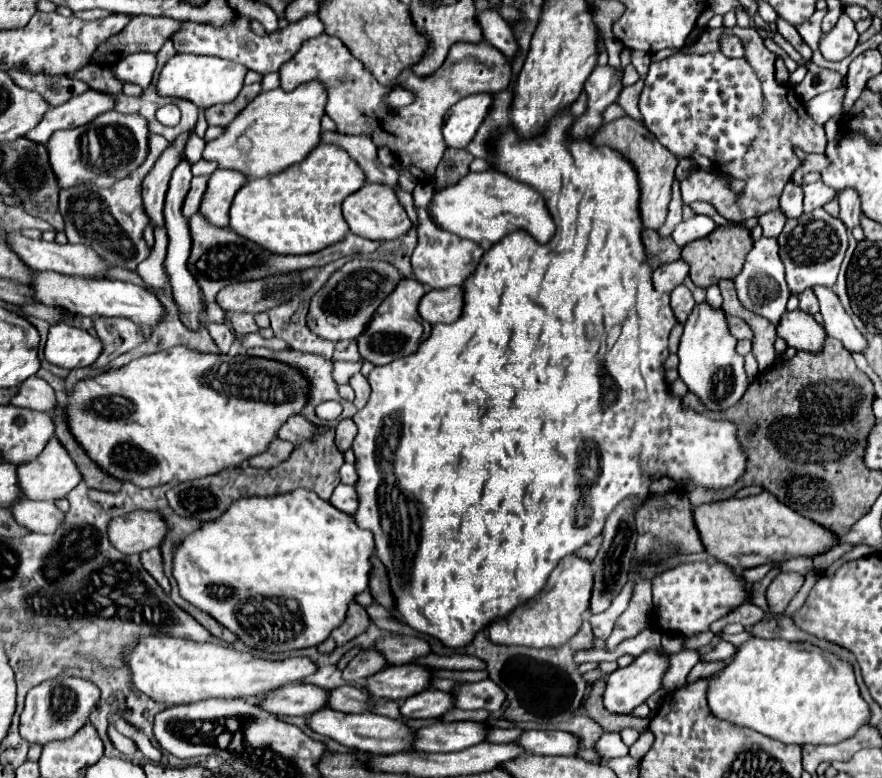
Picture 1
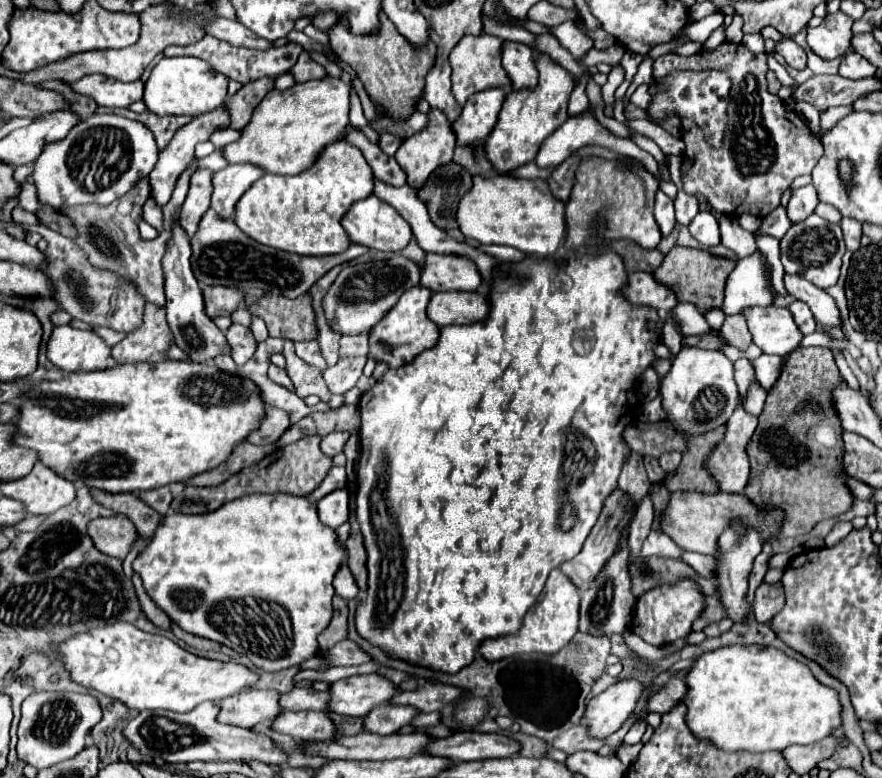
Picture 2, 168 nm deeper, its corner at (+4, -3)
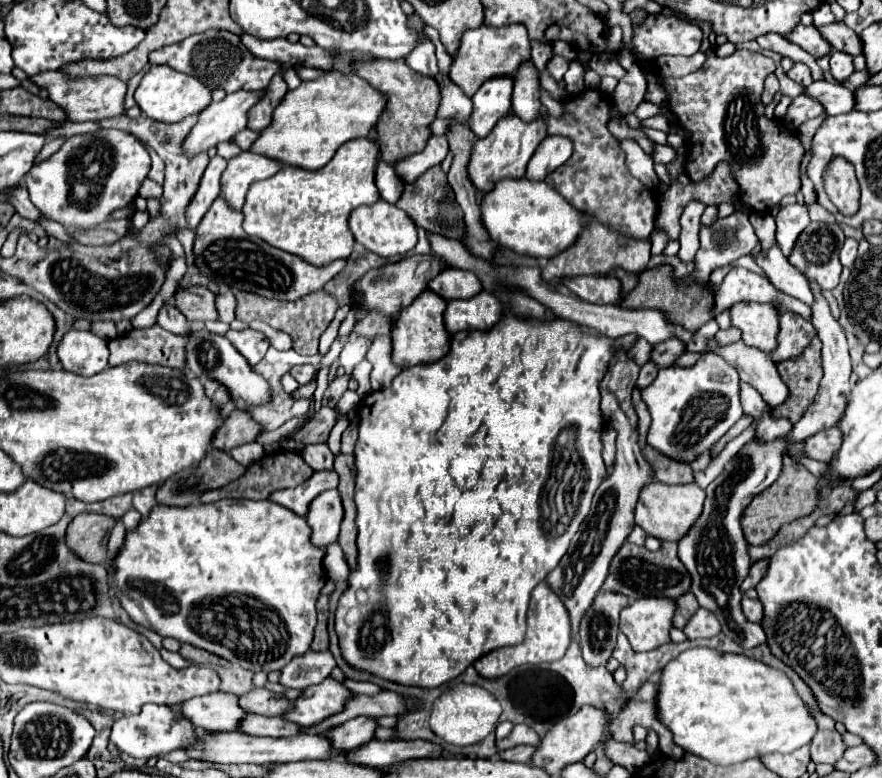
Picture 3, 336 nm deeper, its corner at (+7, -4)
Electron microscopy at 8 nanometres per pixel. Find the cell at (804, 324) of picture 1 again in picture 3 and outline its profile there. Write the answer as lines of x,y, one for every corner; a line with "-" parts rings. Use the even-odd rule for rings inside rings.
737,302
729,308
731,324
741,330
741,340
747,346
755,346
763,352
771,352
777,346
779,314
771,304

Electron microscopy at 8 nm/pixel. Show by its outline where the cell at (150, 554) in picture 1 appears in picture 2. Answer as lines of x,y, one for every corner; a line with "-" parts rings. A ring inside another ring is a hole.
134,573
132,575
132,581
134,581
134,587
136,587
136,593
138,593
138,597
140,597
140,603
142,603
142,609
146,611
146,615
148,615
148,619
154,623
154,625
158,625
158,627
162,627
162,629
170,629
170,619
168,619
168,615
152,601
152,597
146,593
146,589
144,589
144,585
142,585
142,579
140,579
140,575
138,573

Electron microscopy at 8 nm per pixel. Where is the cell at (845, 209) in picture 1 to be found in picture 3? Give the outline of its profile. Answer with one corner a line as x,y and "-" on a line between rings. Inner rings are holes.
853,238
845,240
845,246
841,248
841,264
845,268
853,268
853,262
857,258
857,246
859,246
859,242

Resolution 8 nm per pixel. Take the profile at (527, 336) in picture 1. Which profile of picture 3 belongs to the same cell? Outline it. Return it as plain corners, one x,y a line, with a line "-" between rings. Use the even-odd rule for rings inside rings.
505,312
505,318
489,332
457,332
453,338
451,338
451,350
445,358
437,360
435,364
421,364
421,366
411,366
407,370
403,370
389,388
385,390
379,390
379,392
371,392
369,396
365,396
361,402
359,402
359,416
361,416
361,422
359,422
359,440
357,440
357,446
355,446
355,464
357,464
357,494
355,494
355,502
357,502
357,548
359,548
359,556
357,556
357,566
351,570
349,574
349,580
347,580
347,590
341,594
339,598
339,606
335,610
335,632
337,632
337,638
339,638
339,648
341,648
341,654
343,654
343,660
355,668
355,670
363,670
363,672
369,672
369,674
375,674
375,676
381,676
383,680
391,680
395,684
403,684
403,686
421,686
421,688
429,688
429,684
445,684
453,678
457,678
467,666
471,666
477,658
485,656
487,652
493,652
497,648
503,648
503,646
517,646
523,642
525,638
525,618
527,618
527,608
529,608
529,596
531,596
531,590
545,580
545,576
559,564
559,560
563,558
563,554
567,552
569,548
569,542
573,538
573,534
577,532
579,524
583,522
583,518
587,516
589,512
589,506
591,506
591,498
595,494
595,490
599,488
599,484
603,482
603,478
607,476
607,468
603,464
603,458
601,458
601,430
603,430
603,418
601,418
601,410
599,410
599,400
601,400
601,394
599,394
599,382
601,382
601,376
605,374
605,368
607,368
607,362
613,358
613,352
617,348
629,348
633,342
635,342
637,336
623,336
619,340
613,340
613,338
605,338
605,336
599,336
597,330
593,328
587,328
587,326
579,326
575,322
569,322
569,320
553,320
553,322
537,322
537,320
523,320
523,318
513,318
509,312
-
357,590
365,590
369,594
369,600
367,604
359,604
355,594
-
351,612
357,612
357,618
351,618

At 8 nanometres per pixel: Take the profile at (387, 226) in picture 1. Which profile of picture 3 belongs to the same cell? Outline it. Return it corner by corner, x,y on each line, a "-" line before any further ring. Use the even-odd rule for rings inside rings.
379,200
373,206
355,208
351,212
349,226
353,230
355,240
361,246
365,246
367,250
371,250
383,258
403,256
409,250
413,250
417,244
417,226
413,224
413,220
409,220
409,216
405,216
405,212
401,212
401,208
397,208
395,204
389,204
385,200

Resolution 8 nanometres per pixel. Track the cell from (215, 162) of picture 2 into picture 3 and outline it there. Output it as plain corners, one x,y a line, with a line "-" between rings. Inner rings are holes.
225,142
225,144
219,144
217,146
217,154
221,154
221,158
225,158
225,160
229,160
229,158
233,158
233,156
237,156
241,152
241,148
235,144
235,142

